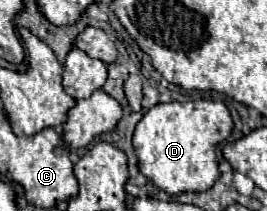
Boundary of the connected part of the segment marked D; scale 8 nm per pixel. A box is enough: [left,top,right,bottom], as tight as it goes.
[132,101,234,195]

